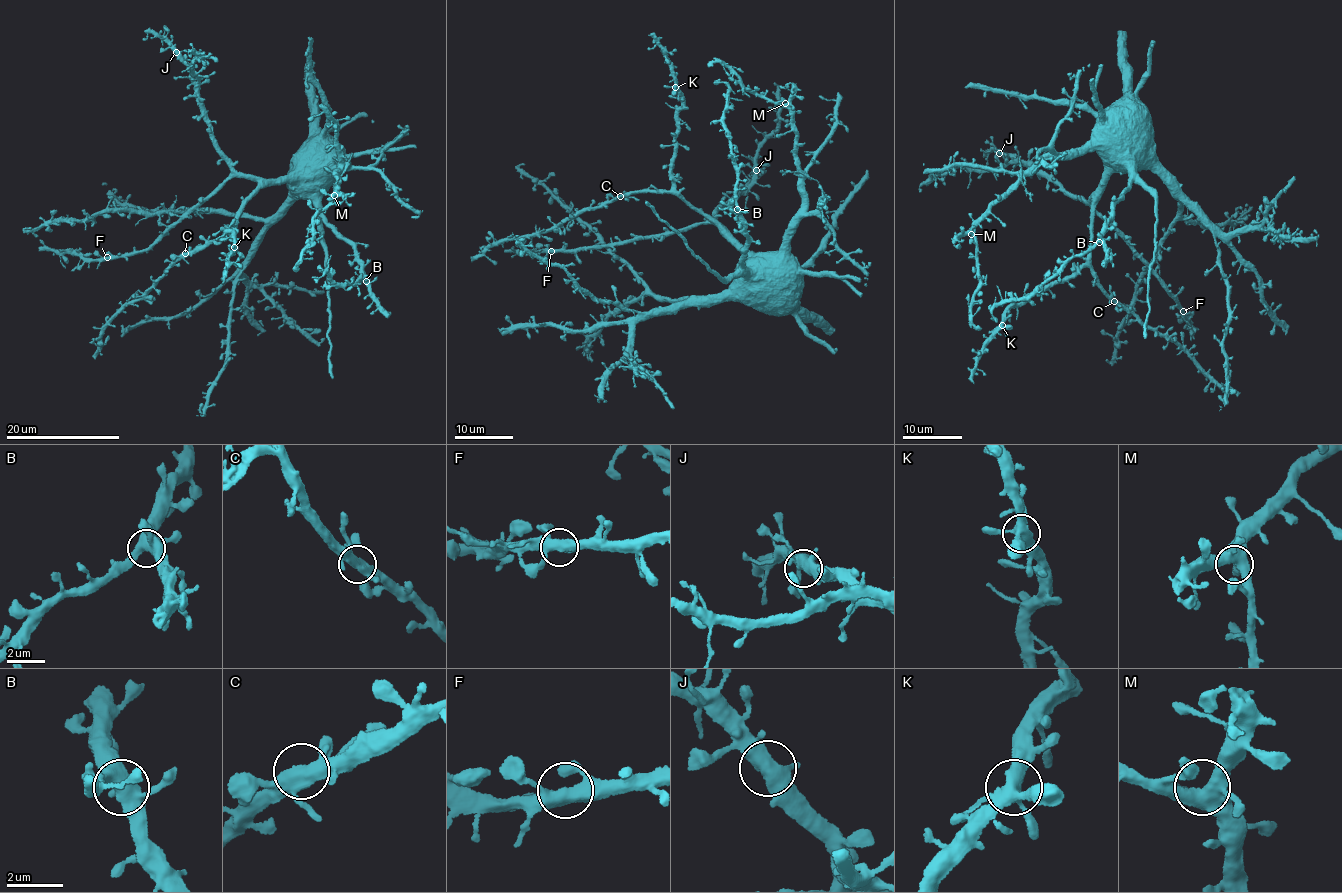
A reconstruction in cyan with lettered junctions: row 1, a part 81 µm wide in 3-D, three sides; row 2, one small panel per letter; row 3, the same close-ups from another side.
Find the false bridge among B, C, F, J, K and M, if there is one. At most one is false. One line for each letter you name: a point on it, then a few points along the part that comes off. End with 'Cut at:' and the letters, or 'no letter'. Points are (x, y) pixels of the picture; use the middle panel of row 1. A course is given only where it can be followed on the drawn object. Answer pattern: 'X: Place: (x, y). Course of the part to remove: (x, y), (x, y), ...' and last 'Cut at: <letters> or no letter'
Cut at: no letter

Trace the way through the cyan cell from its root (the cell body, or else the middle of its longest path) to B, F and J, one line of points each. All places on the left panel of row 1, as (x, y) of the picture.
B: (288, 185), (312, 201), (323, 223), (352, 247), (355, 261), (360, 266), (366, 281)
F: (288, 185), (289, 179), (282, 176), (223, 180), (167, 225), (148, 247), (107, 257)
J: (288, 185), (289, 179), (282, 176), (271, 179), (243, 175), (231, 166), (209, 126), (187, 66), (176, 52)

